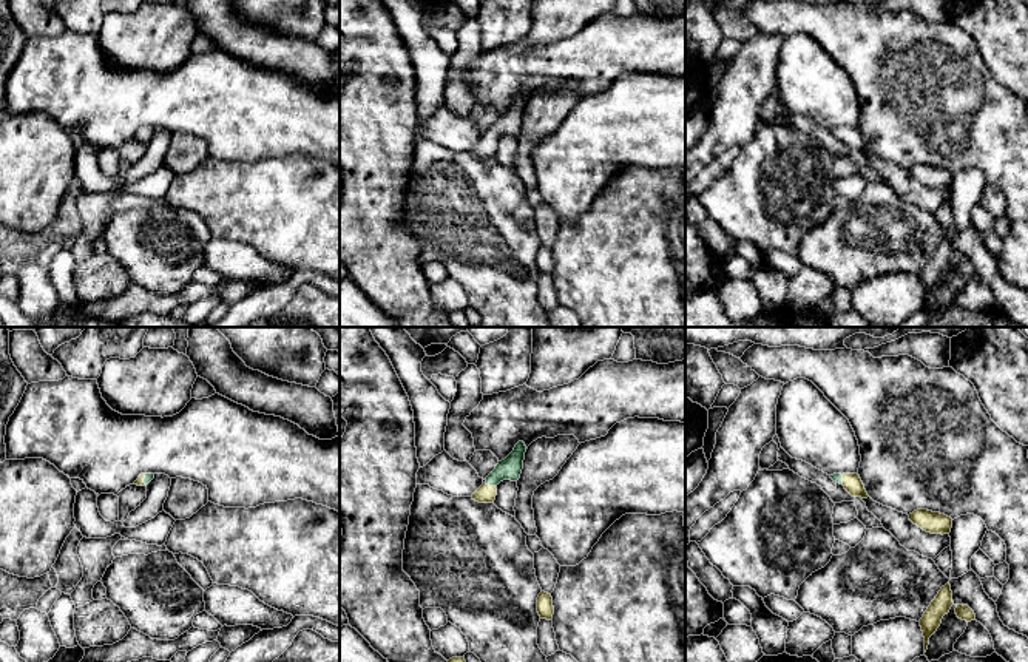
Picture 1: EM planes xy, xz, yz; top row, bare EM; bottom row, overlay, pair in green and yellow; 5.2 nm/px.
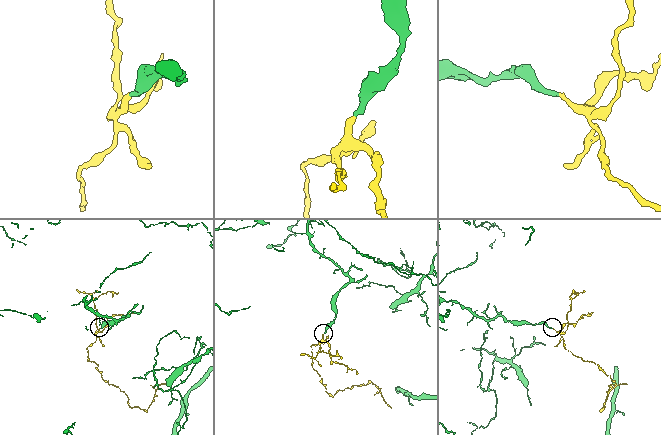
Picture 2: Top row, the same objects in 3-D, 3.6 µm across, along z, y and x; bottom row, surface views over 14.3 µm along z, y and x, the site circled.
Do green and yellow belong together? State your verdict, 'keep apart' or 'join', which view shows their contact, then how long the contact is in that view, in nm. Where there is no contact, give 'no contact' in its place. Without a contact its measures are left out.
join | xz | 60 nm

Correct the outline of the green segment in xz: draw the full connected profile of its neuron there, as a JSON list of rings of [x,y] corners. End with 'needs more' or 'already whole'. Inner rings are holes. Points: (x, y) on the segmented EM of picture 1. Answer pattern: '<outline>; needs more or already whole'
[[[519,441],[514,451],[486,477],[486,481],[472,494],[472,500],[478,503],[494,503],[497,485],[503,480],[517,481],[523,469],[526,446]]]; needs more

